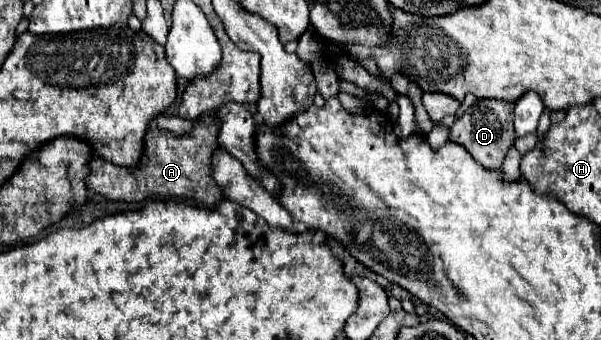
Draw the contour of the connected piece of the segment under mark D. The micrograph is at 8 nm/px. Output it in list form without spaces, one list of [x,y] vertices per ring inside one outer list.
[[[476,100],[476,104],[470,106],[464,116],[456,118],[454,126],[450,128],[450,140],[462,144],[484,168],[498,170],[504,162],[504,156],[506,156],[508,148],[516,140],[512,120],[514,120],[514,104],[512,102]]]

